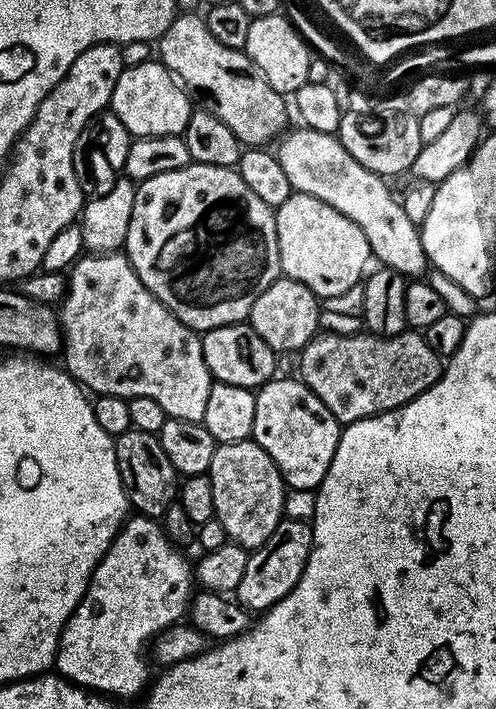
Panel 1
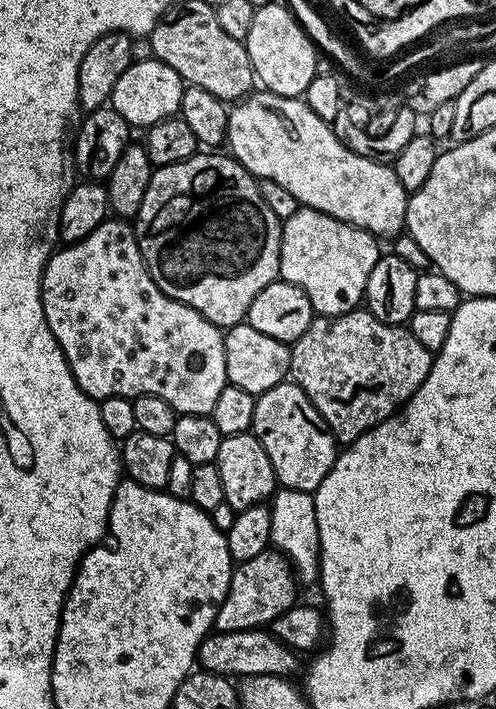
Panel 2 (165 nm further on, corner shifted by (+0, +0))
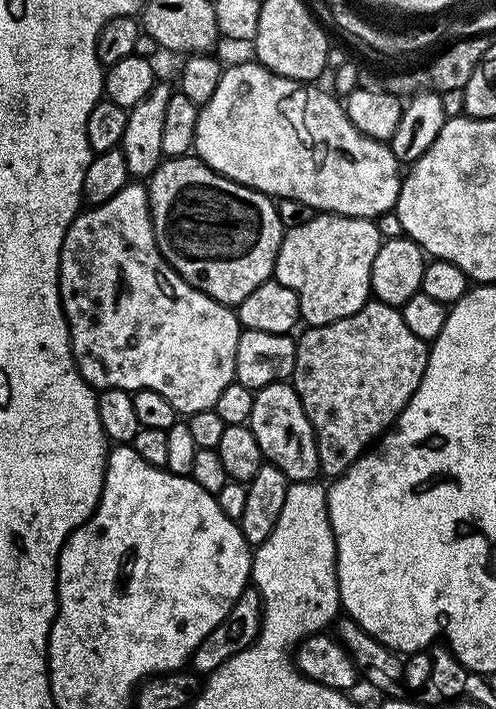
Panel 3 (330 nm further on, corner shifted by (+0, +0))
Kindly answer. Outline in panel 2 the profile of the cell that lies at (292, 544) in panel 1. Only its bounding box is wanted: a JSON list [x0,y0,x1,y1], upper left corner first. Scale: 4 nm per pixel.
[215,550,298,632]

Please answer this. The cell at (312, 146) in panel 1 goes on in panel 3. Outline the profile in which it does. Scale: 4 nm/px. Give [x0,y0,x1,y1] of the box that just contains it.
[194,62,402,218]

